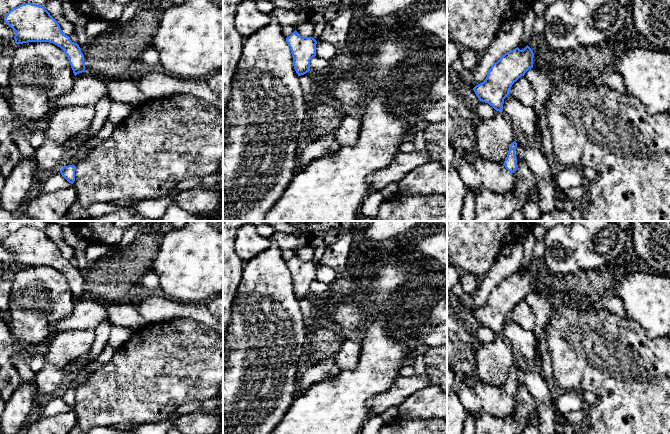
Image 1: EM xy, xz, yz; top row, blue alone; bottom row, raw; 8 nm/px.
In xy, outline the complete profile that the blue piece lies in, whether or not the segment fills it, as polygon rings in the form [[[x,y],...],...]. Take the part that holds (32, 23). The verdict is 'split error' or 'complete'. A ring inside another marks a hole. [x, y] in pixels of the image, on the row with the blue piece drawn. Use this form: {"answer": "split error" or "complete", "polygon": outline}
{"answer": "complete", "polygon": [[[25,3],[11,9],[4,21],[15,31],[15,43],[49,42],[60,47],[68,57],[76,76],[85,72],[84,55],[77,43],[65,35],[45,7]]]}

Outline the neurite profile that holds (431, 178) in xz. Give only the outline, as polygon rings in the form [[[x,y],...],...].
[[[430,161],[406,174],[398,183],[400,196],[441,194],[447,198],[447,166]]]

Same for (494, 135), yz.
[[[499,112],[495,117],[482,118],[476,127],[476,148],[482,158],[504,163],[516,134],[512,123]]]

